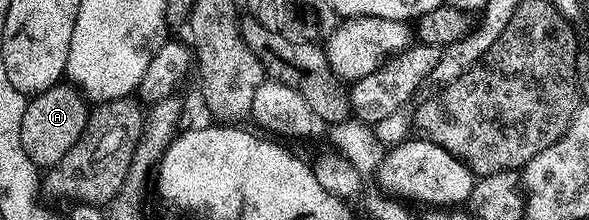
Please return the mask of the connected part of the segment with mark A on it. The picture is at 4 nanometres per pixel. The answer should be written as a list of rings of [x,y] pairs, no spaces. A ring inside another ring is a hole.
[[[61,83],[35,94],[25,104],[22,115],[22,151],[26,151],[37,169],[51,169],[62,159],[62,155],[66,155],[66,151],[70,151],[70,147],[74,147],[74,143],[78,143],[78,135],[82,135],[86,127],[89,112],[90,105],[84,94],[71,84]]]

